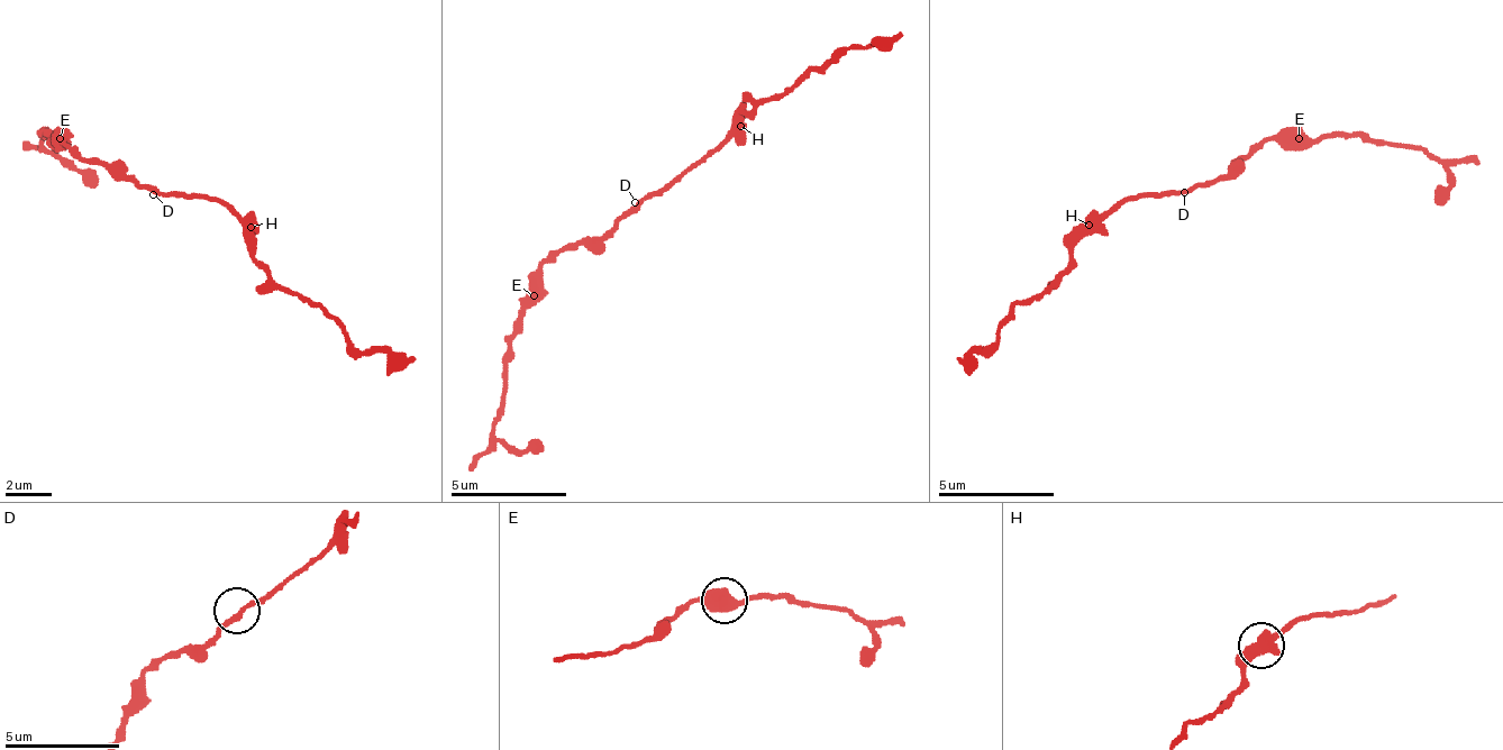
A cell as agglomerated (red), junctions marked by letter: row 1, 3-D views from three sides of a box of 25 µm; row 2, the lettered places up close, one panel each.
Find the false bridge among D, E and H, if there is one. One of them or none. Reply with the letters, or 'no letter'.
no letter

